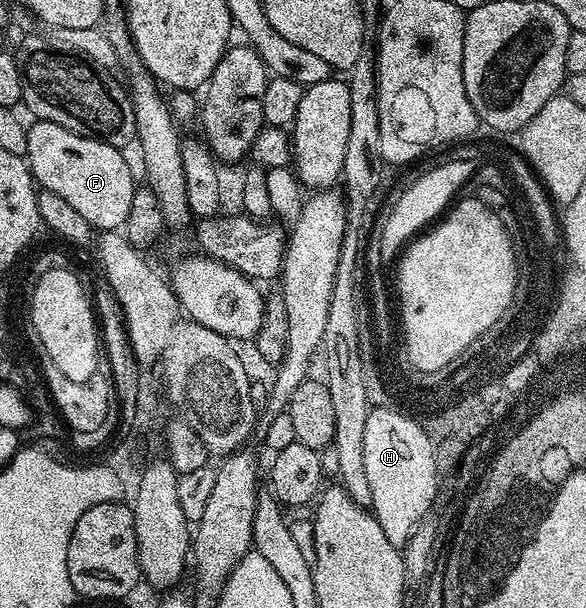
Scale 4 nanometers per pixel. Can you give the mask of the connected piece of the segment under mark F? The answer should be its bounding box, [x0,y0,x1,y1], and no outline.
[26,119,138,230]

